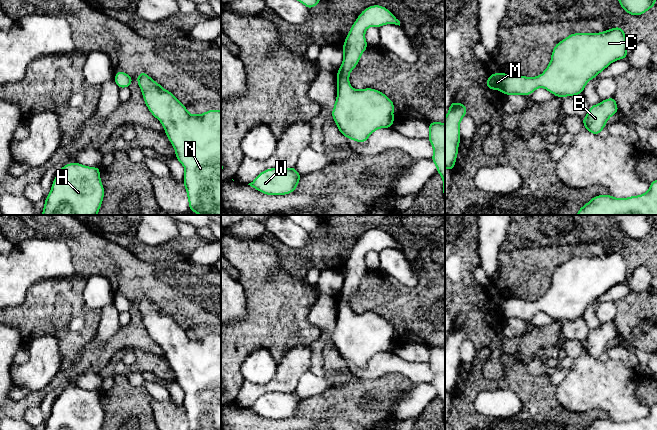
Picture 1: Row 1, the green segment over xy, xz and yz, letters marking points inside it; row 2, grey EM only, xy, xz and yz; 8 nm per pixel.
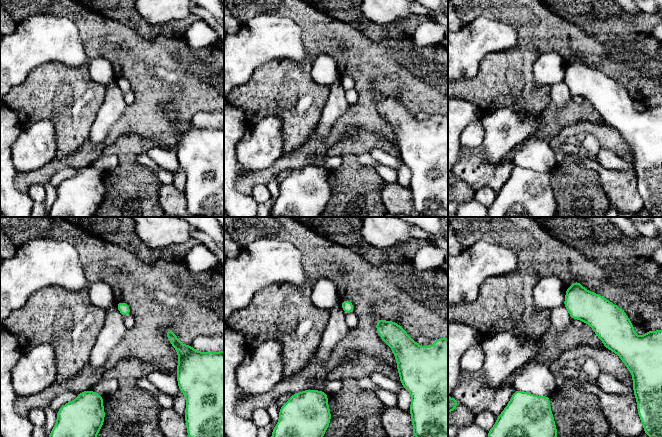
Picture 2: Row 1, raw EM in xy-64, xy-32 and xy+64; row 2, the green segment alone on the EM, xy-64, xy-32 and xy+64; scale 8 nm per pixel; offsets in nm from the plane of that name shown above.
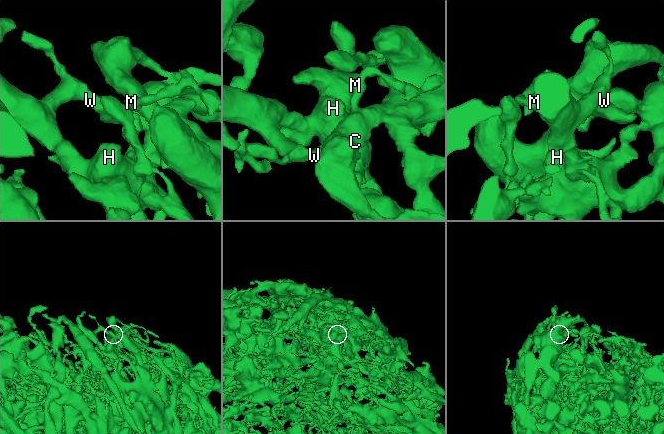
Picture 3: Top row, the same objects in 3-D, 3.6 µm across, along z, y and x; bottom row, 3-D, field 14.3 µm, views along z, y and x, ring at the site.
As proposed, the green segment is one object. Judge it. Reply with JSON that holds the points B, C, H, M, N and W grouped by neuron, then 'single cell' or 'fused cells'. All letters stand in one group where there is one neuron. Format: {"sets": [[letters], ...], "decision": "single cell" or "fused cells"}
{"sets": [["B", "C", "H", "M", "N", "W"]], "decision": "single cell"}

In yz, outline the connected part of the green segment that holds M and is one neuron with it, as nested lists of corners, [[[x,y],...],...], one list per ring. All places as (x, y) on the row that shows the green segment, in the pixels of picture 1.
[[[613,27],[600,33],[570,34],[554,46],[551,61],[541,75],[525,77],[512,73],[490,73],[485,85],[489,89],[502,91],[505,96],[511,94],[529,96],[539,87],[560,98],[582,94],[592,78],[596,78],[612,62],[627,58],[627,40],[624,31],[621,27]]]

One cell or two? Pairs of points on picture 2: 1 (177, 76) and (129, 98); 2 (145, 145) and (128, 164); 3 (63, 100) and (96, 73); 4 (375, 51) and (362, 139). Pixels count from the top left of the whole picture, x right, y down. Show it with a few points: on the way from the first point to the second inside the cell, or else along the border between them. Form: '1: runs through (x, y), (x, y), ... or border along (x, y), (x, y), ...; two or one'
1: border along (131, 89), (134, 101), (127, 106); two
2: border along (135, 153), (121, 153), (118, 156); two
3: border along (87, 67), (89, 76), (105, 87); two
4: border along (360, 132), (372, 132), (386, 139); two

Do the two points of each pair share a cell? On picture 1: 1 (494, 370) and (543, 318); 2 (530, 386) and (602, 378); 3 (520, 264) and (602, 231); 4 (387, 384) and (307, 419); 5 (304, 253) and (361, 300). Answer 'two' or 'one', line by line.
1: two
2: two
3: two
4: one
5: two

